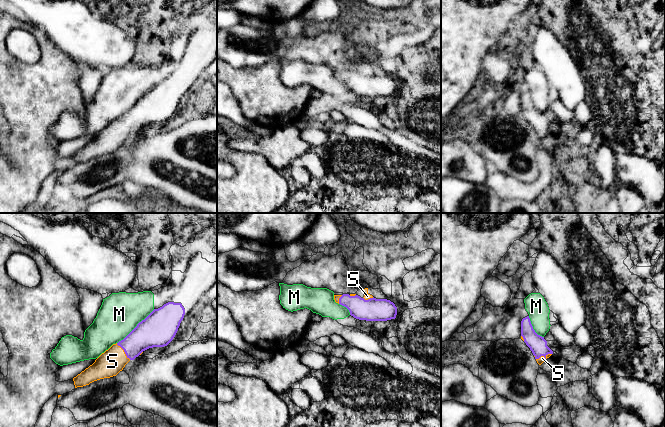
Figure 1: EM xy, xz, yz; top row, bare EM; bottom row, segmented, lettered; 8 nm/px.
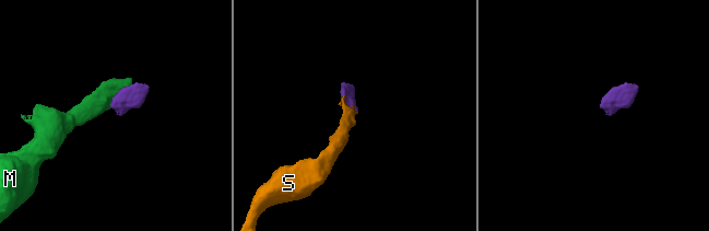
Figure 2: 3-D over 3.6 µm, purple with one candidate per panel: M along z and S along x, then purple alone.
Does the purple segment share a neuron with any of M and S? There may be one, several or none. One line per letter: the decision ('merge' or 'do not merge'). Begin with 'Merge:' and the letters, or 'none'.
Merge: S
M: do not merge
S: merge

